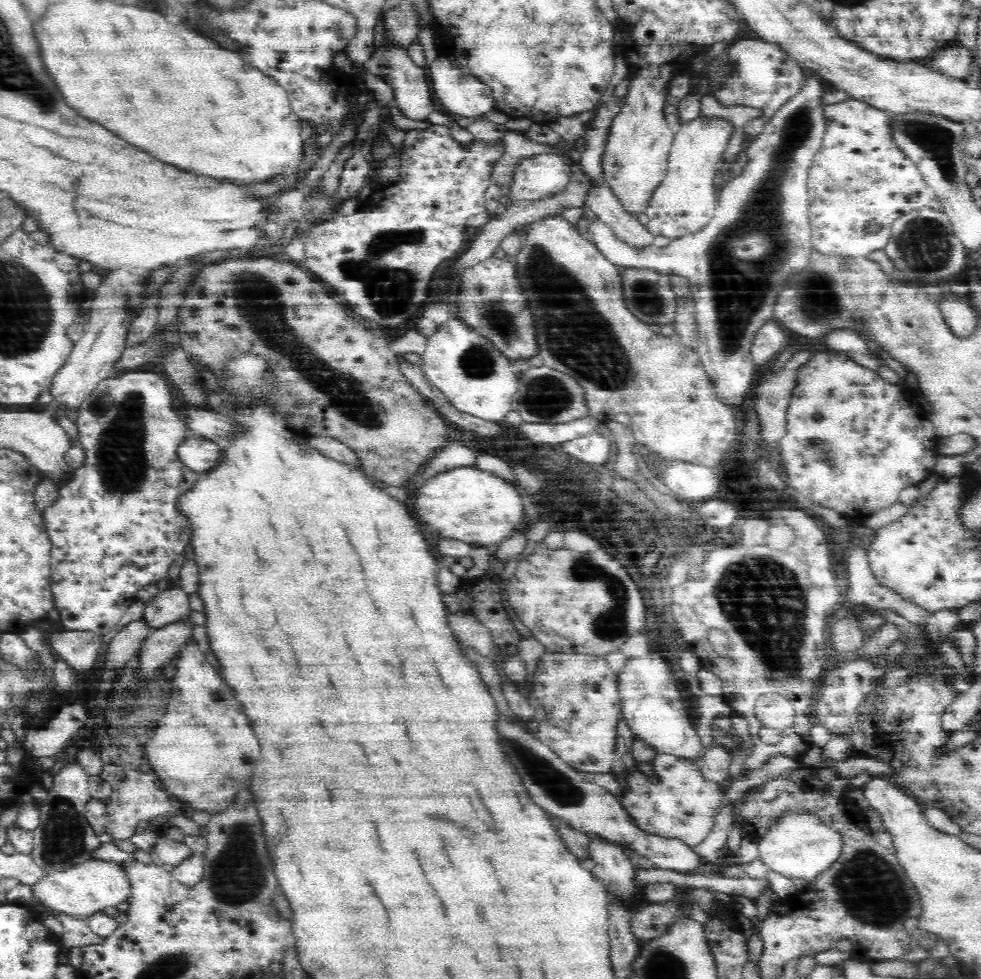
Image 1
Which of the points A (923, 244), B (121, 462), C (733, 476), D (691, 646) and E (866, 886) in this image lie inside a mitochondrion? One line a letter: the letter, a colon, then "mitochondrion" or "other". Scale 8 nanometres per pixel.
A: mitochondrion
B: mitochondrion
C: other
D: other
E: mitochondrion

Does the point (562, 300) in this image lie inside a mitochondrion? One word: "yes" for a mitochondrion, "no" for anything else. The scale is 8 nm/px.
yes

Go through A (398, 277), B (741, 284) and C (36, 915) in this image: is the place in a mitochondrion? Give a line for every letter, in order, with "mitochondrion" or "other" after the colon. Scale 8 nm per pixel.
A: mitochondrion
B: mitochondrion
C: other

